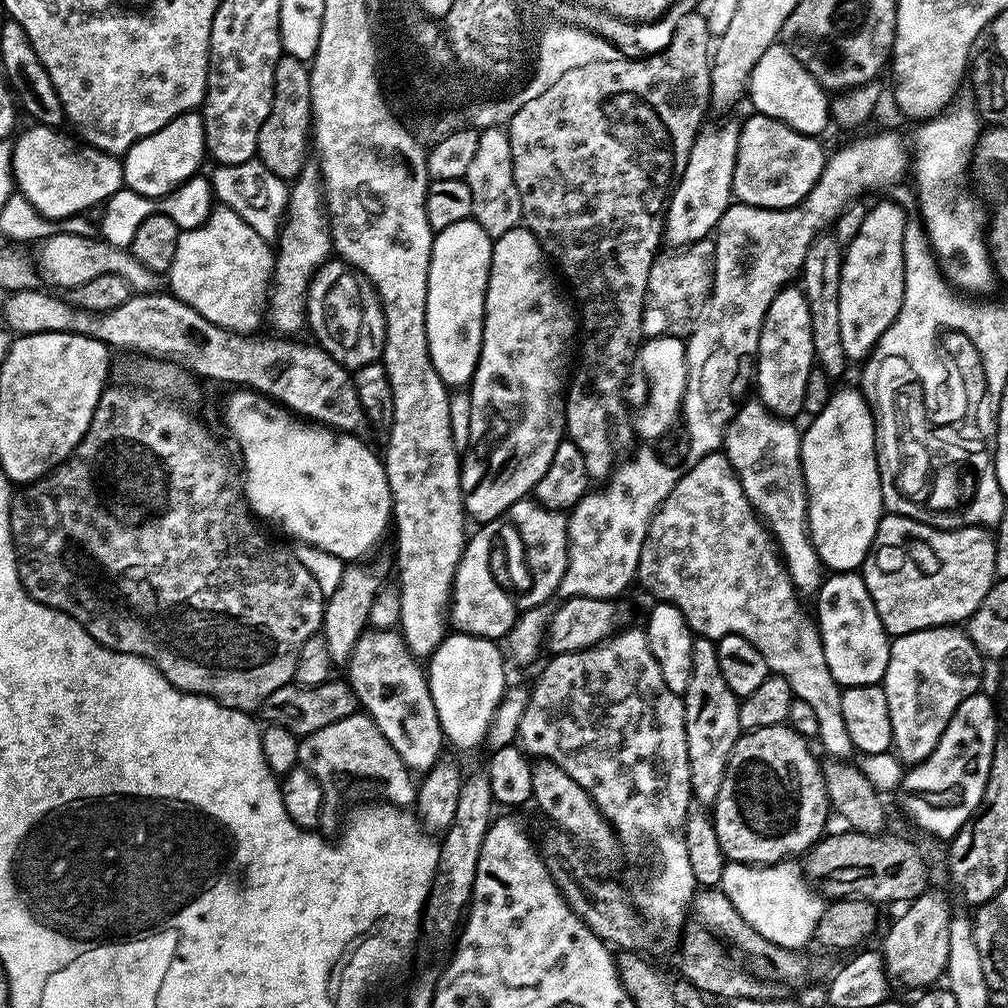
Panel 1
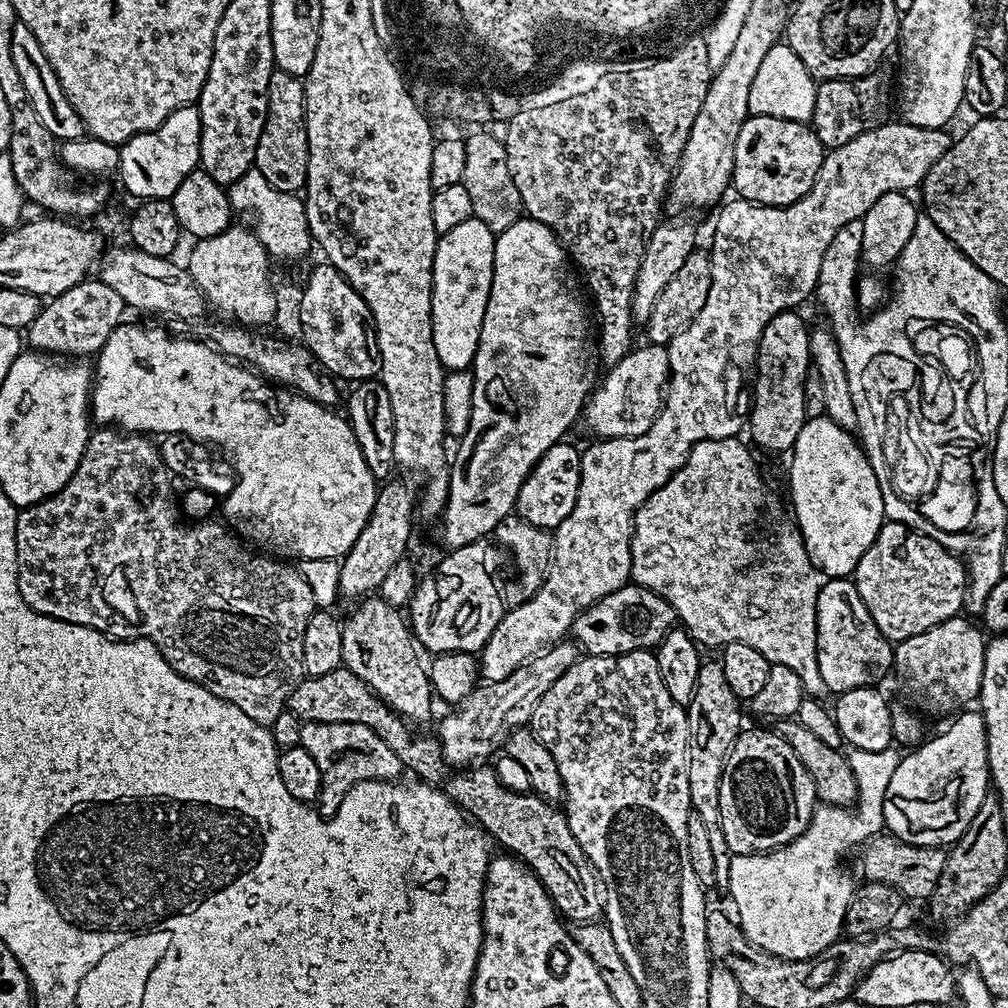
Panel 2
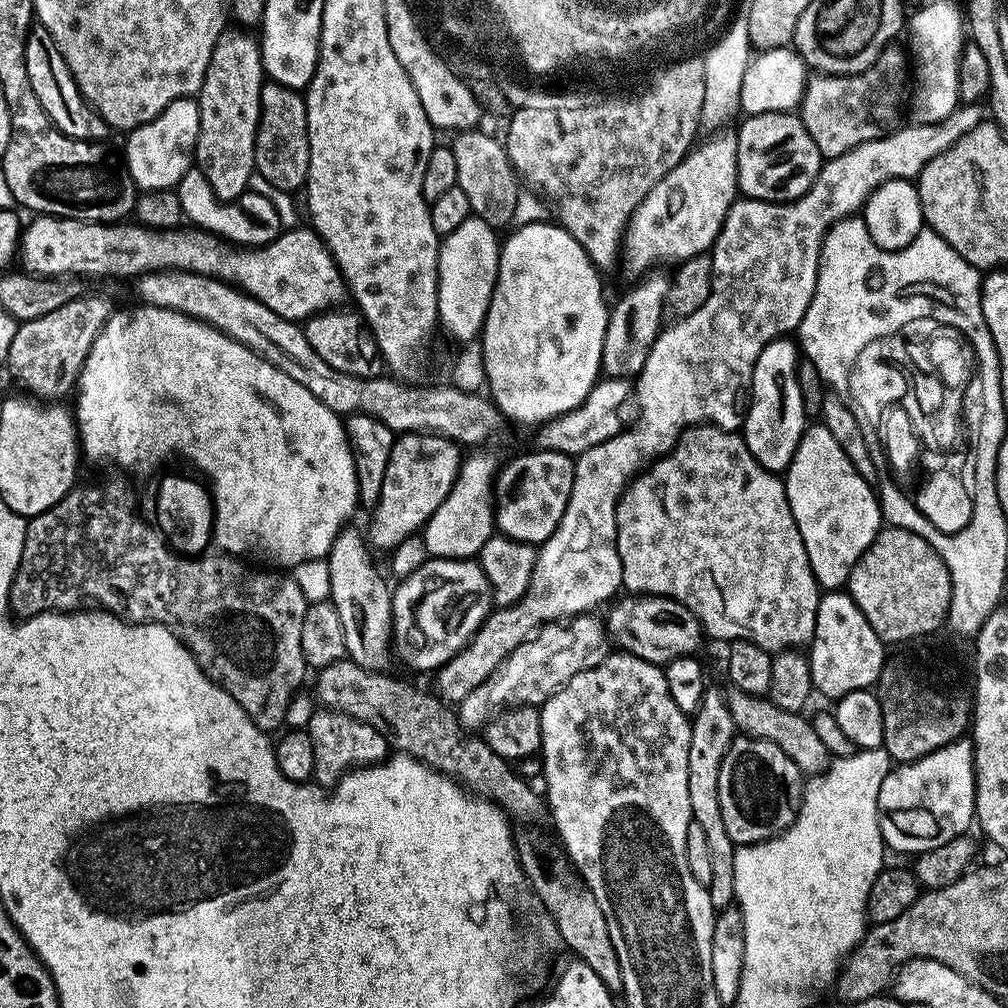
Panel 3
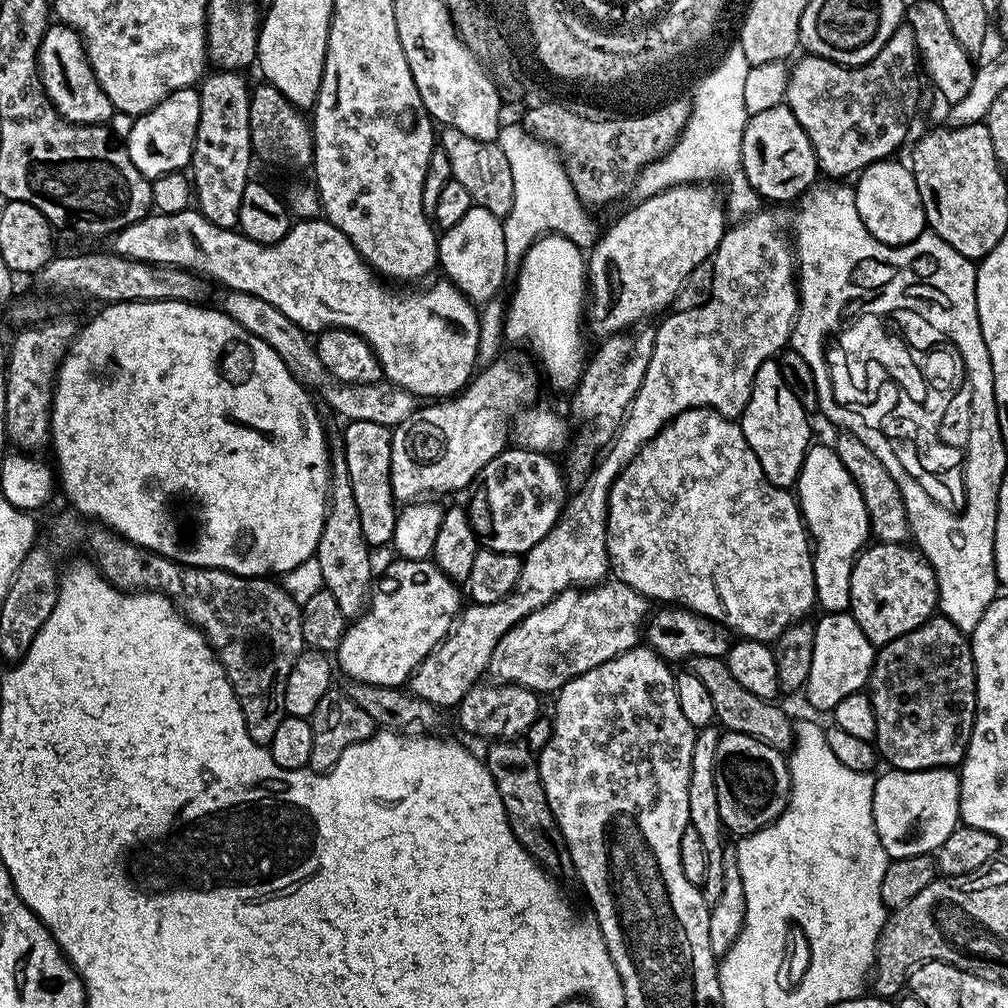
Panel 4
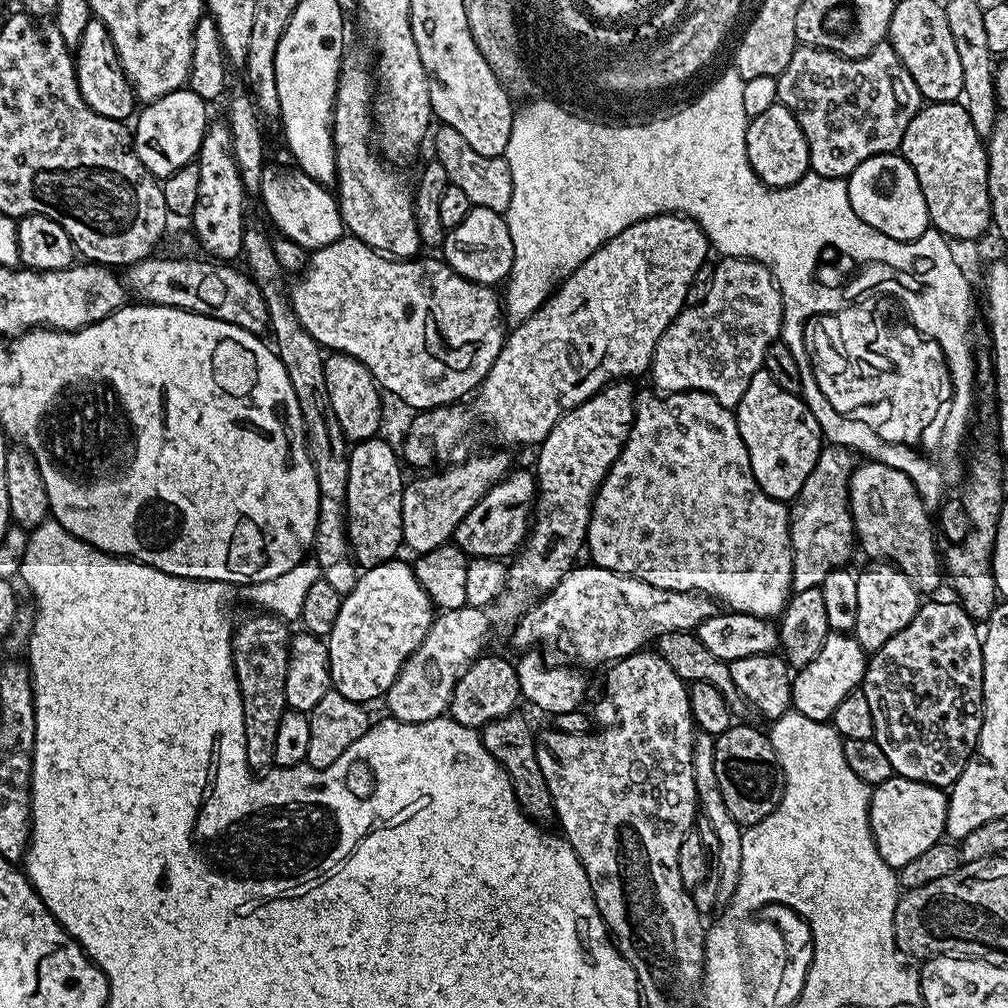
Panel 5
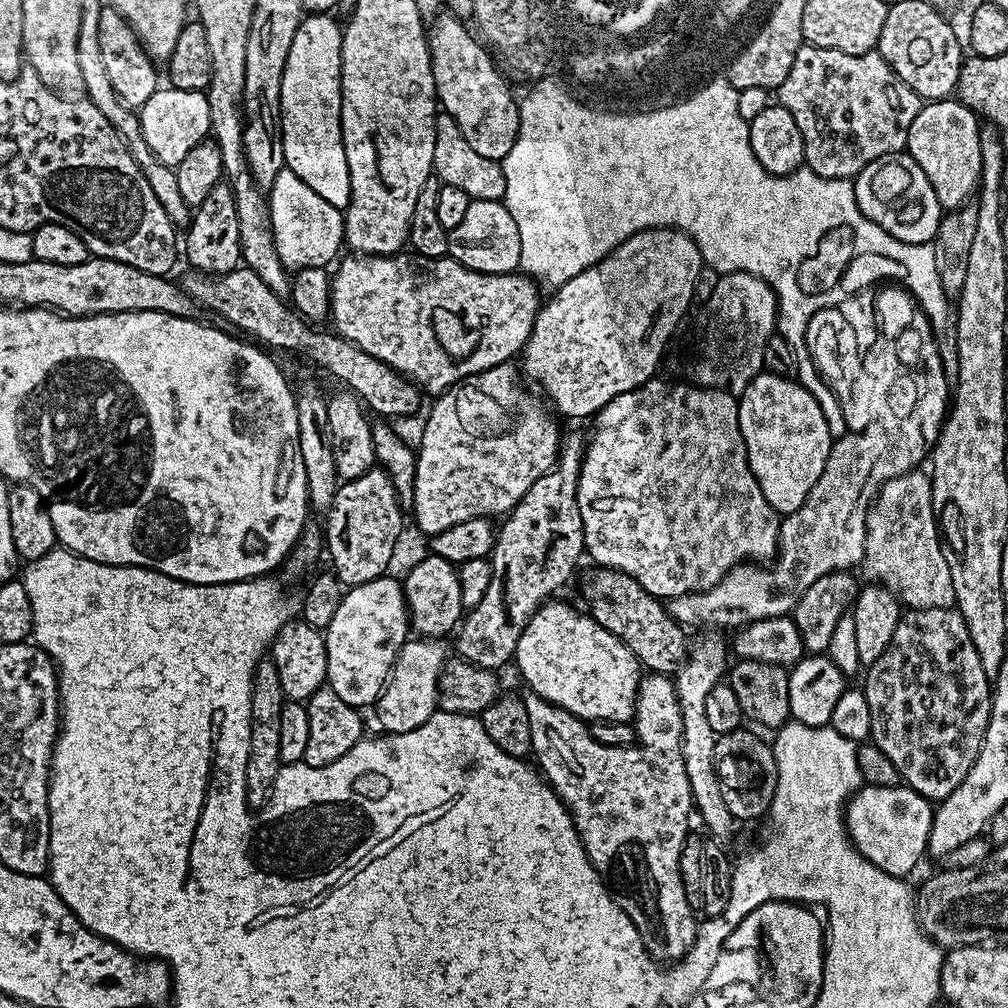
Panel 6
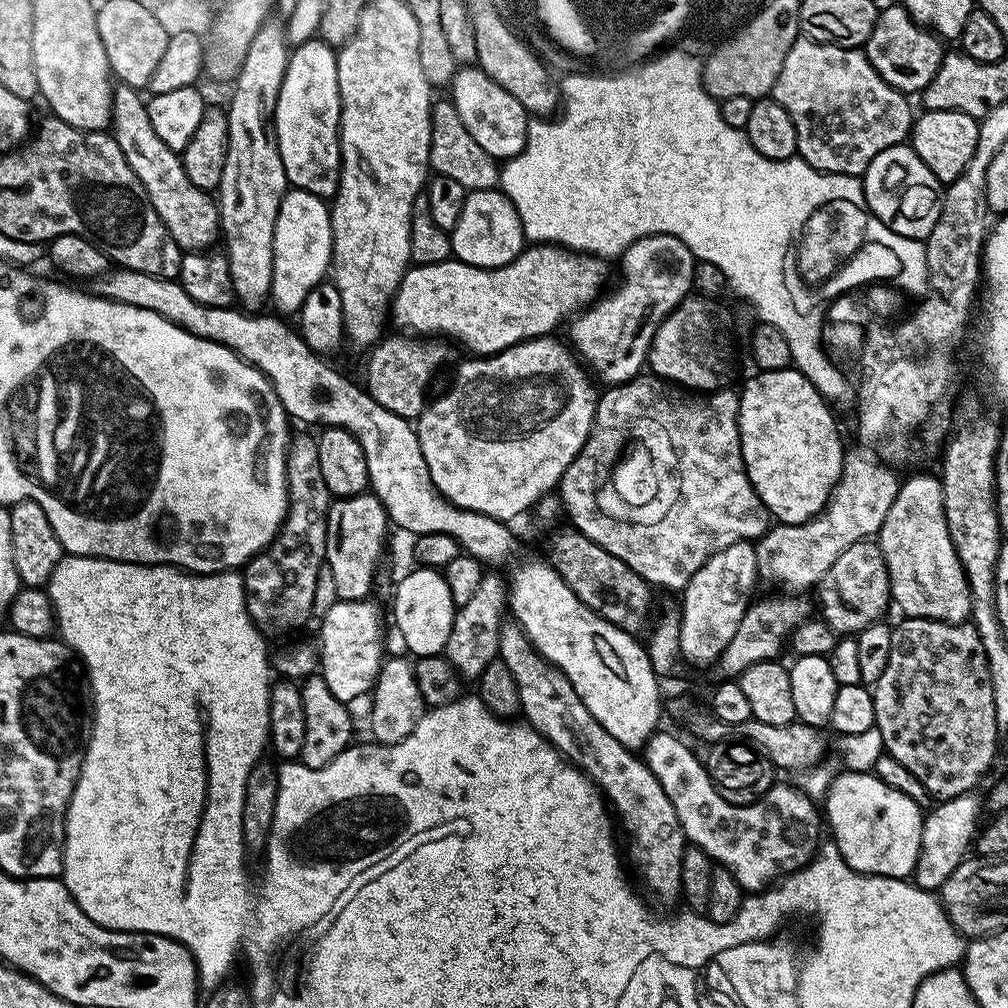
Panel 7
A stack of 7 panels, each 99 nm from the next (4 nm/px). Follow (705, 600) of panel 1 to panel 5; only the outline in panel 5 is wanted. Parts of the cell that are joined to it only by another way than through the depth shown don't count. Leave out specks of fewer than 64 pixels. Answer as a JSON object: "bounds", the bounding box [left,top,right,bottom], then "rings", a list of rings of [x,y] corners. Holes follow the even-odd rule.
{"bounds":[586,391,792,618],"rings":[[[641,391],[637,395],[636,401],[636,421],[632,423],[632,433],[628,435],[628,441],[624,443],[624,448],[620,452],[620,457],[614,462],[614,466],[606,473],[604,480],[600,484],[600,489],[597,490],[595,498],[592,499],[592,513],[590,514],[590,522],[588,523],[588,538],[586,541],[586,552],[591,563],[598,568],[605,568],[606,570],[614,570],[621,572],[624,576],[633,576],[642,582],[650,582],[650,586],[658,586],[662,590],[678,590],[679,592],[702,592],[712,597],[713,600],[719,602],[725,609],[733,612],[741,612],[742,614],[752,614],[754,616],[766,616],[769,618],[776,618],[784,611],[787,606],[790,593],[792,592],[792,543],[790,542],[790,530],[788,529],[788,518],[790,515],[790,508],[785,501],[775,500],[770,498],[758,486],[758,482],[752,473],[750,466],[750,458],[746,450],[746,442],[742,442],[742,434],[738,430],[738,422],[736,421],[735,411],[726,406],[722,406],[722,402],[715,400],[710,394],[705,392],[670,392],[667,394],[655,394],[651,396],[648,392]]]}

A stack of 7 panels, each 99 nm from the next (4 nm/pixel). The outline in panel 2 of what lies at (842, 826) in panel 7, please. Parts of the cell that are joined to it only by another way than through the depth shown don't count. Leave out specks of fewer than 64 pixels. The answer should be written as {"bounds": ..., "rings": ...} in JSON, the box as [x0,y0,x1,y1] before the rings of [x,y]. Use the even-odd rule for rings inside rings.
{"bounds":[884,710,990,848],"rings":[[[964,710],[955,717],[956,721],[941,736],[925,739],[912,752],[901,755],[898,770],[890,778],[890,786],[886,786],[884,799],[884,828],[902,842],[914,846],[940,848],[951,846],[964,831],[966,826],[978,814],[978,806],[982,806],[984,797],[990,792],[988,774],[988,739],[984,729],[984,717],[979,711]]]}

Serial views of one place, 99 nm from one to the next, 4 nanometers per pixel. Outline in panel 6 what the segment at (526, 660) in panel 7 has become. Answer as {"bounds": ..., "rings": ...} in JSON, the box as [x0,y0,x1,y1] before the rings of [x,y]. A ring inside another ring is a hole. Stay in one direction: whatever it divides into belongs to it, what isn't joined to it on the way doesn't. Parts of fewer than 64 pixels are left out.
{"bounds":[523,674,698,962],"rings":[[[648,674],[641,679],[640,691],[636,693],[636,714],[634,717],[634,725],[636,724],[636,736],[640,739],[640,748],[619,748],[616,744],[599,744],[594,737],[588,733],[589,725],[571,716],[567,710],[560,708],[557,704],[552,704],[548,700],[540,699],[537,692],[531,690],[523,693],[524,705],[526,706],[526,714],[530,718],[530,738],[532,739],[531,755],[536,756],[535,763],[538,765],[539,771],[542,773],[545,781],[551,784],[556,795],[568,805],[568,812],[572,816],[572,820],[576,823],[576,833],[586,841],[586,847],[589,853],[596,854],[596,851],[604,852],[607,848],[613,848],[616,852],[636,852],[640,847],[648,848],[648,852],[652,856],[612,856],[607,860],[604,856],[598,854],[592,856],[592,864],[595,868],[604,870],[609,864],[612,867],[612,873],[607,873],[606,883],[615,897],[616,905],[629,916],[631,916],[634,926],[638,930],[638,934],[642,938],[644,948],[649,956],[657,962],[675,962],[683,960],[685,954],[690,951],[692,944],[696,941],[696,930],[698,927],[697,913],[690,906],[690,902],[686,902],[686,890],[682,884],[682,876],[679,874],[679,855],[682,854],[683,844],[688,840],[690,827],[688,827],[688,819],[693,819],[694,805],[692,802],[692,791],[690,790],[690,778],[686,778],[686,766],[682,762],[682,714],[678,706],[678,698],[676,697],[675,683],[669,677],[659,674]]]}

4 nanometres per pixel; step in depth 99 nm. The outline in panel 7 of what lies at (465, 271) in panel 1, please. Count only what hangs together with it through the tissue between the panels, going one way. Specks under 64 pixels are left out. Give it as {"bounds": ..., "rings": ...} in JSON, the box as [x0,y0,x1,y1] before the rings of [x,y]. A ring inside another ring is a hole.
{"bounds":[450,188,525,268],"rings":[[[496,188],[469,192],[462,206],[462,218],[450,234],[452,256],[475,268],[497,268],[510,263],[525,247],[524,231],[510,198]]]}

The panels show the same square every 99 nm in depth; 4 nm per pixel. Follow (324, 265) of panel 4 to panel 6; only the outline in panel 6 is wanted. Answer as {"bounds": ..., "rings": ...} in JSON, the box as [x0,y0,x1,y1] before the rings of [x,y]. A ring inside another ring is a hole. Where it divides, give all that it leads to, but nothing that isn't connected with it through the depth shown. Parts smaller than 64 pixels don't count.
{"bounds":[330,254,542,394],"rings":[[[348,254],[344,261],[341,259],[335,265],[336,273],[333,271],[330,276],[330,323],[337,336],[354,342],[354,346],[386,362],[386,366],[431,394],[445,392],[467,376],[507,364],[515,352],[517,355],[523,349],[542,303],[541,293],[532,277],[511,272],[475,272],[451,258],[439,260],[415,254],[404,255]]]}

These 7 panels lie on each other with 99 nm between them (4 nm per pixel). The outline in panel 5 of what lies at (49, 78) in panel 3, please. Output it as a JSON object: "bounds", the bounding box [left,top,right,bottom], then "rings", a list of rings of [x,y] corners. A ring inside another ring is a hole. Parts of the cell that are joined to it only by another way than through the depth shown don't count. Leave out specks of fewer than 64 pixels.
{"bounds":[74,18,137,122],"rings":[[[93,18],[86,22],[86,30],[82,34],[80,45],[74,49],[74,63],[80,96],[88,103],[90,110],[121,122],[127,121],[129,119],[127,116],[131,117],[137,111],[136,93],[120,68],[120,59],[114,50],[114,42],[101,20]]]}

